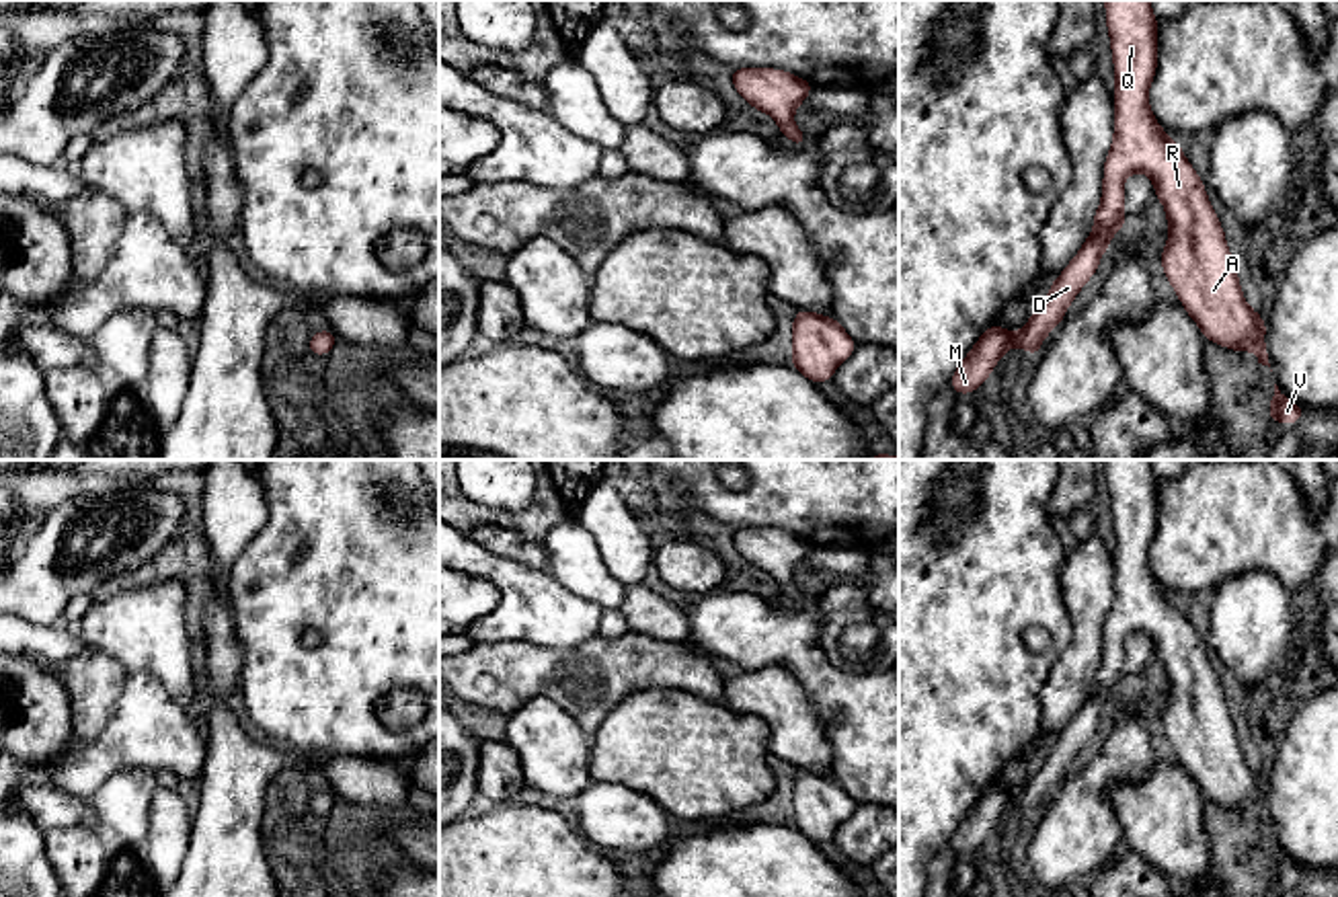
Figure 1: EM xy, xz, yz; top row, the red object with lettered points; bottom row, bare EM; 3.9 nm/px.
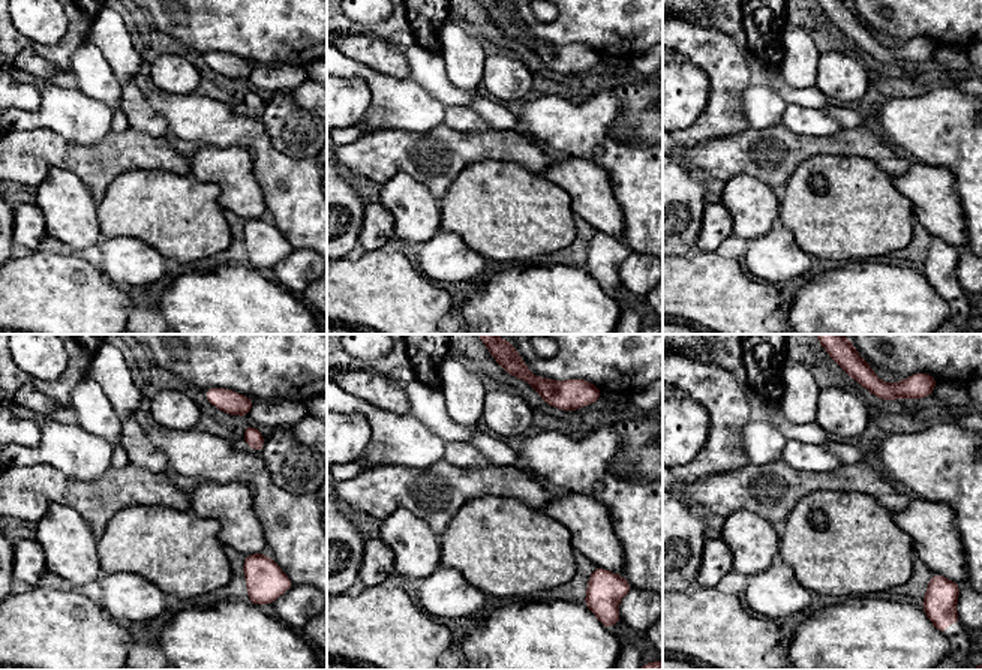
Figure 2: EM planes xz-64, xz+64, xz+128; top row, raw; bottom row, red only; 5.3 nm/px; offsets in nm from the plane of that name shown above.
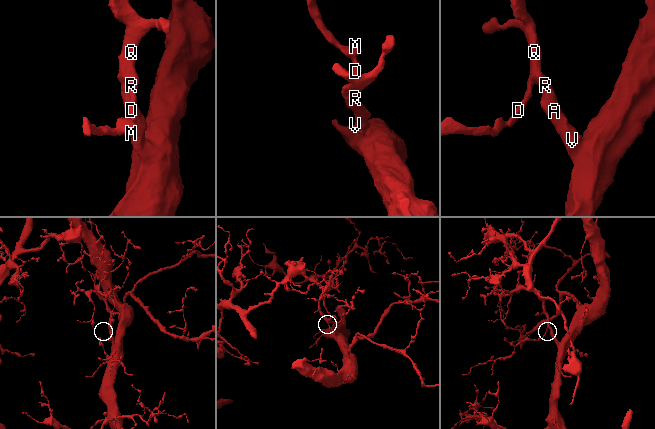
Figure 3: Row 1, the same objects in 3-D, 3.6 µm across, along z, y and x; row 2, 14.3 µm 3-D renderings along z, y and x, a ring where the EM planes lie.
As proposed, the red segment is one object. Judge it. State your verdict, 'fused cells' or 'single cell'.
single cell

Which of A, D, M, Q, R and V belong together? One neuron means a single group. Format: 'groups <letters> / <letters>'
groups A D M Q R V

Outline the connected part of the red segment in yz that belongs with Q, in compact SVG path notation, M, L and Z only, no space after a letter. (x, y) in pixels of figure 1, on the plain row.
M1104 460L1104 464L1116 536L1116 546L1112 550L1114 599L1104 624L1102 663L1094 675L1094 690L1065 731L1051 743L1042 768L1028 778L1024 788L1008 792L999 784L991 784L983 792L950 840L950 846L960 856L977 850L1010 807L1020 805L1032 815L1040 813L1042 798L1065 778L1067 766L1096 733L1102 712L1110 708L1110 696L1127 686L1123 675L1123 642L1133 632L1145 632L1151 636L1155 657L1166 667L1170 696L1162 710L1162 727L1184 770L1203 790L1203 796L1221 807L1233 807L1235 815L1252 809L1258 815L1258 823L1270 827L1264 807L1266 782L1242 755L1225 692L1209 663L1205 645L1176 599L1157 585L1149 569L1147 552L1157 525L1157 480L1151 472L1151 464L1149 460Z

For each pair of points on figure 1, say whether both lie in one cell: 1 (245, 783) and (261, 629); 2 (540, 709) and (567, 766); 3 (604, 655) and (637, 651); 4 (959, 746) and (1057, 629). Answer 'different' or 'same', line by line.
1: different
2: same
3: same
4: same

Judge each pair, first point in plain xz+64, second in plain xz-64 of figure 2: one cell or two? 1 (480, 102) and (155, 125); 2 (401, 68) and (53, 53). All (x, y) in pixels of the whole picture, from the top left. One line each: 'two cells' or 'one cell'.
1: one cell
2: two cells

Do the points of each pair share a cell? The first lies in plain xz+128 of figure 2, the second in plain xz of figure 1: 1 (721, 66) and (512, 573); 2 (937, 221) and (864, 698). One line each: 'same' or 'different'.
1: different
2: different

